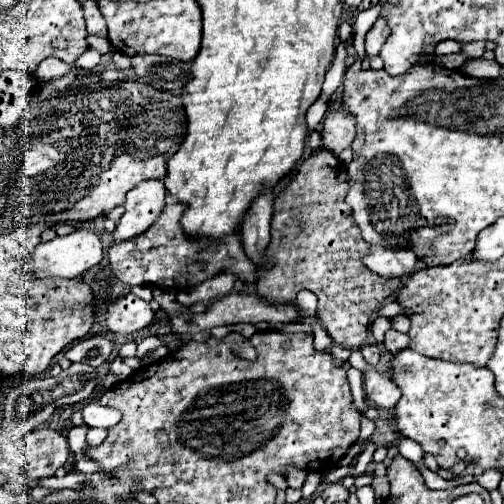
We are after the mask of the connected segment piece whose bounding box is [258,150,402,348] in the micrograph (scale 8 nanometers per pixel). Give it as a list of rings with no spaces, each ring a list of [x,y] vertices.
[[[318,150],[316,154],[312,154],[308,160],[304,160],[298,174],[290,176],[288,186],[284,188],[284,192],[278,194],[274,202],[272,242],[264,254],[266,266],[272,268],[260,270],[258,296],[262,296],[268,302],[294,302],[300,290],[314,292],[318,296],[318,314],[328,314],[328,322],[324,320],[324,326],[328,328],[328,334],[334,340],[334,344],[340,344],[344,348],[360,348],[368,336],[372,316],[380,306],[396,298],[402,280],[380,278],[362,264],[362,254],[366,254],[368,244],[364,242],[352,218],[352,208],[344,202],[348,188],[350,184],[346,166],[328,150]]]

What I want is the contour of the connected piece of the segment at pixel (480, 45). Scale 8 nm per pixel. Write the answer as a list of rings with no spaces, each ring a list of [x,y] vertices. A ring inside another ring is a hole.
[[[470,42],[470,44],[462,44],[462,54],[472,56],[472,58],[480,58],[484,50],[486,50],[486,42]]]

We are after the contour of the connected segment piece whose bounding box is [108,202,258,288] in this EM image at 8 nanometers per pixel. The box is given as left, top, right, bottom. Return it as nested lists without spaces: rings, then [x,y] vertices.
[[[180,202],[166,204],[160,218],[148,230],[144,230],[136,238],[112,242],[108,250],[108,262],[114,276],[128,286],[146,284],[146,286],[158,286],[158,288],[176,288],[176,286],[194,288],[218,272],[232,272],[242,282],[254,282],[258,270],[244,254],[240,236],[224,238],[222,242],[214,242],[214,244],[192,240],[184,234],[180,226],[180,218],[184,210],[186,206],[182,206]]]

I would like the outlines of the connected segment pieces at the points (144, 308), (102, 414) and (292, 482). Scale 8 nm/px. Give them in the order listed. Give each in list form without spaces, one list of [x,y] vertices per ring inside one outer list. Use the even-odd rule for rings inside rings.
[[[132,292],[118,296],[108,306],[106,324],[108,324],[108,330],[116,332],[116,334],[138,332],[138,330],[150,326],[152,320],[154,320],[154,312],[150,310],[148,302],[140,300]]]
[[[98,402],[86,404],[82,414],[84,414],[84,422],[88,426],[94,426],[94,428],[112,428],[122,418],[122,414],[116,408],[100,406]]]
[[[290,468],[288,472],[284,472],[284,478],[286,478],[286,482],[288,482],[288,486],[290,488],[302,488],[302,484],[304,484],[304,480],[306,480],[306,470],[302,470],[302,468]]]

